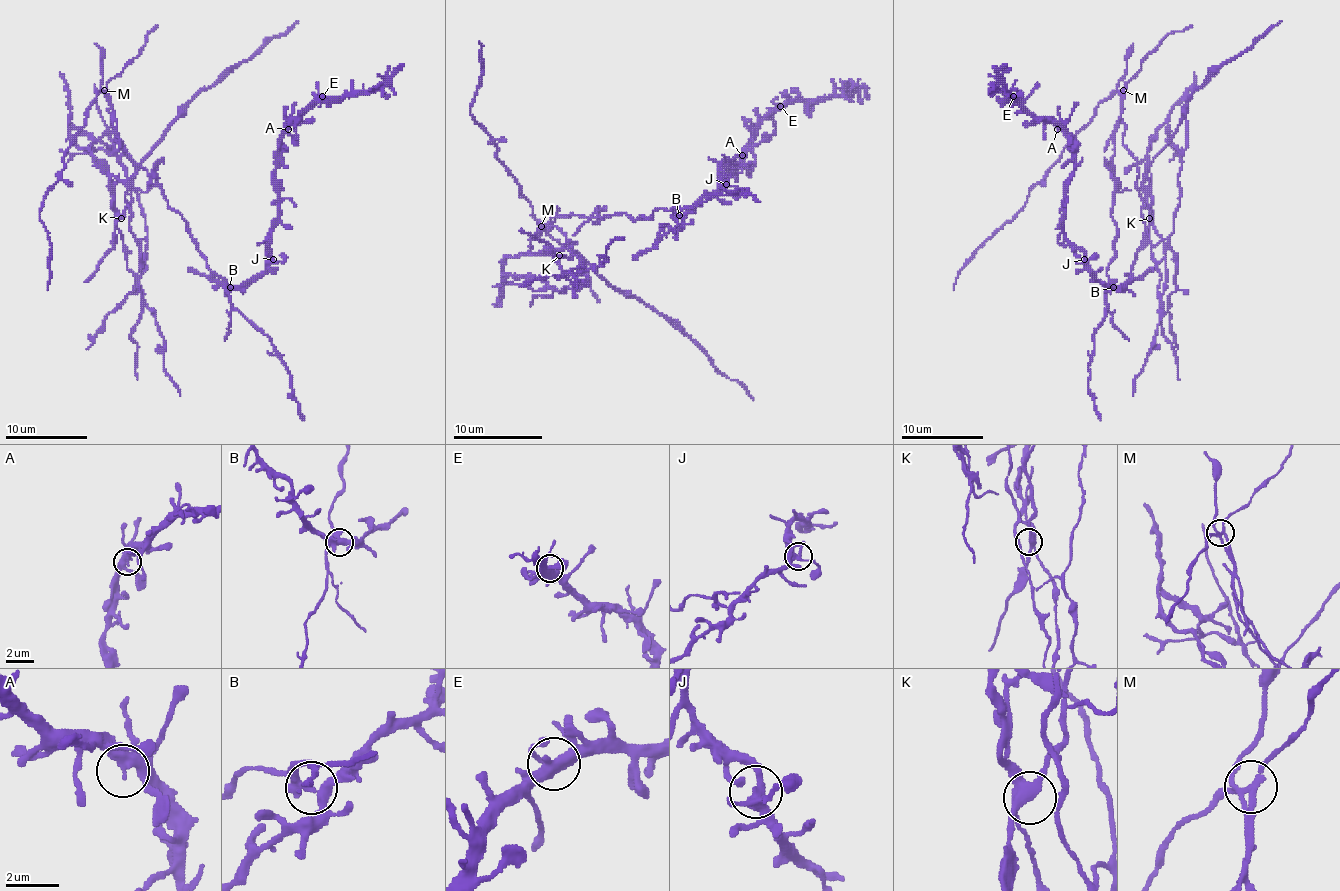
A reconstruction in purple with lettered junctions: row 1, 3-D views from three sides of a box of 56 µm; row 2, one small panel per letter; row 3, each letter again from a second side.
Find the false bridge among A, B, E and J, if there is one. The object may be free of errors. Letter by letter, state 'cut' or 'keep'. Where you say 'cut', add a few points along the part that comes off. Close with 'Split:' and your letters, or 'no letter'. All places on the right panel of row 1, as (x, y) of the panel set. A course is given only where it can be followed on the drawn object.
A: keep
B: cut; foreign part runs (1112, 288), (1114, 127), (1125, 125), (1151, 214), (1147, 170), (1188, 98), (1281, 21)
E: keep
J: keep
Split: B

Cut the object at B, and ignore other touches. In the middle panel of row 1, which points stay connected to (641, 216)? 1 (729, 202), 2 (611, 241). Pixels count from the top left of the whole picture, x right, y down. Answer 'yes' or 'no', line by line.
1: no
2: yes

